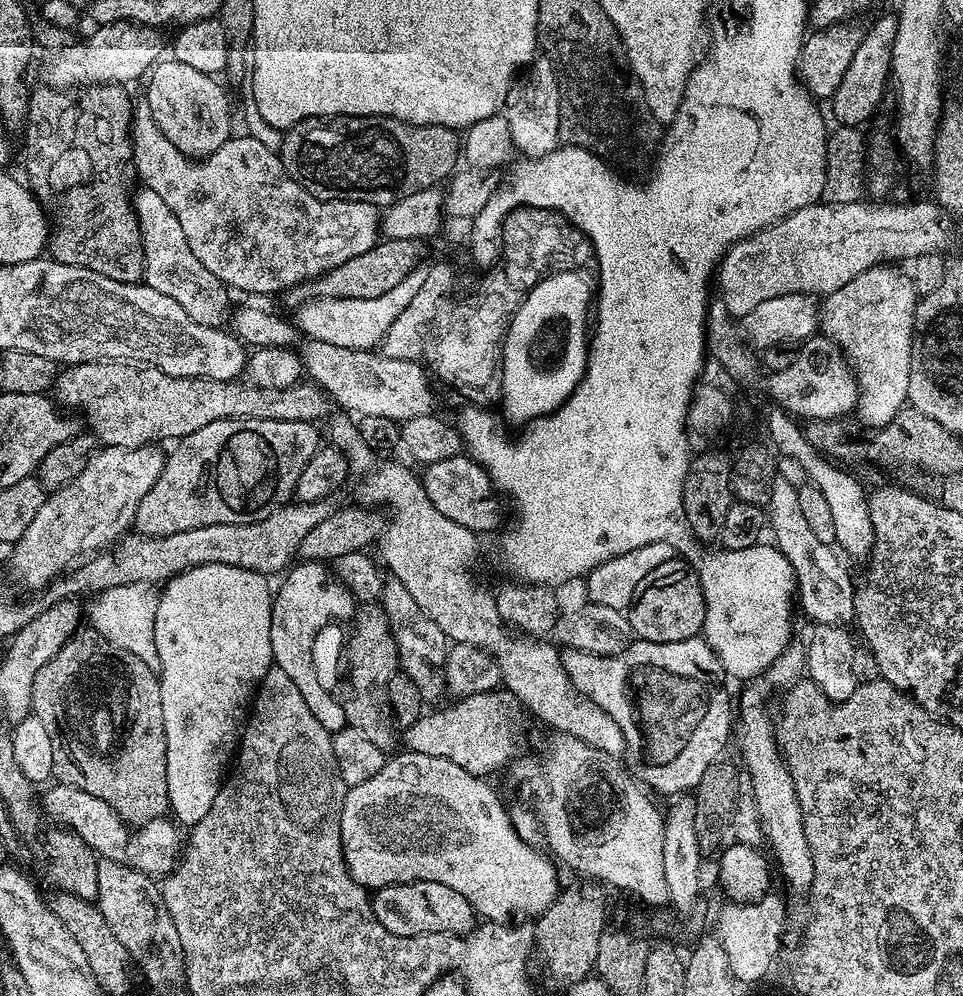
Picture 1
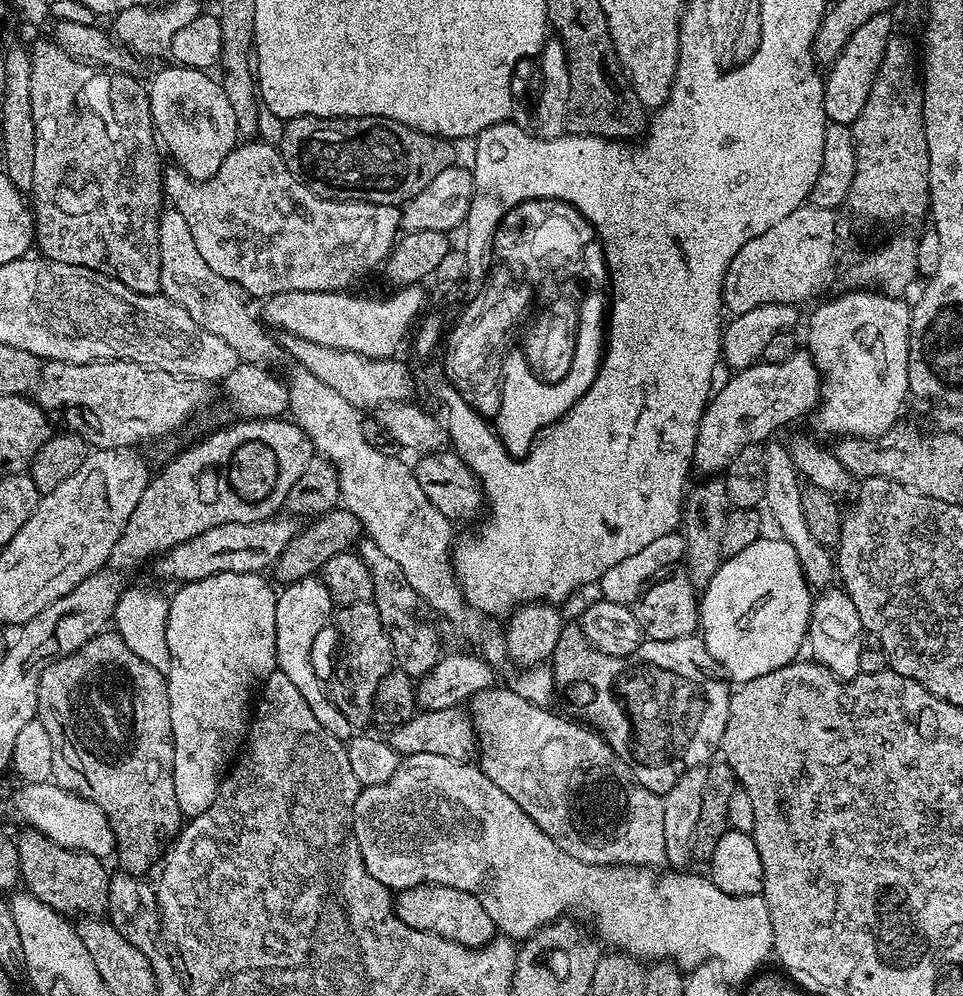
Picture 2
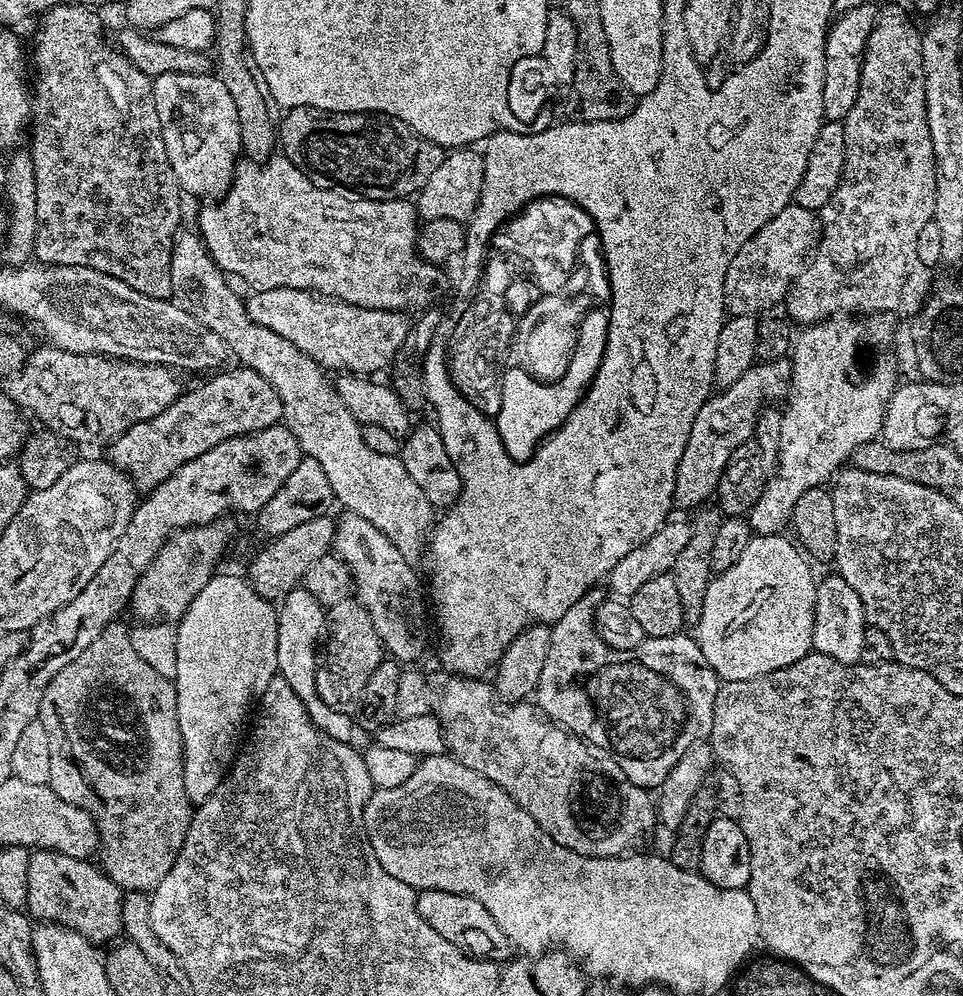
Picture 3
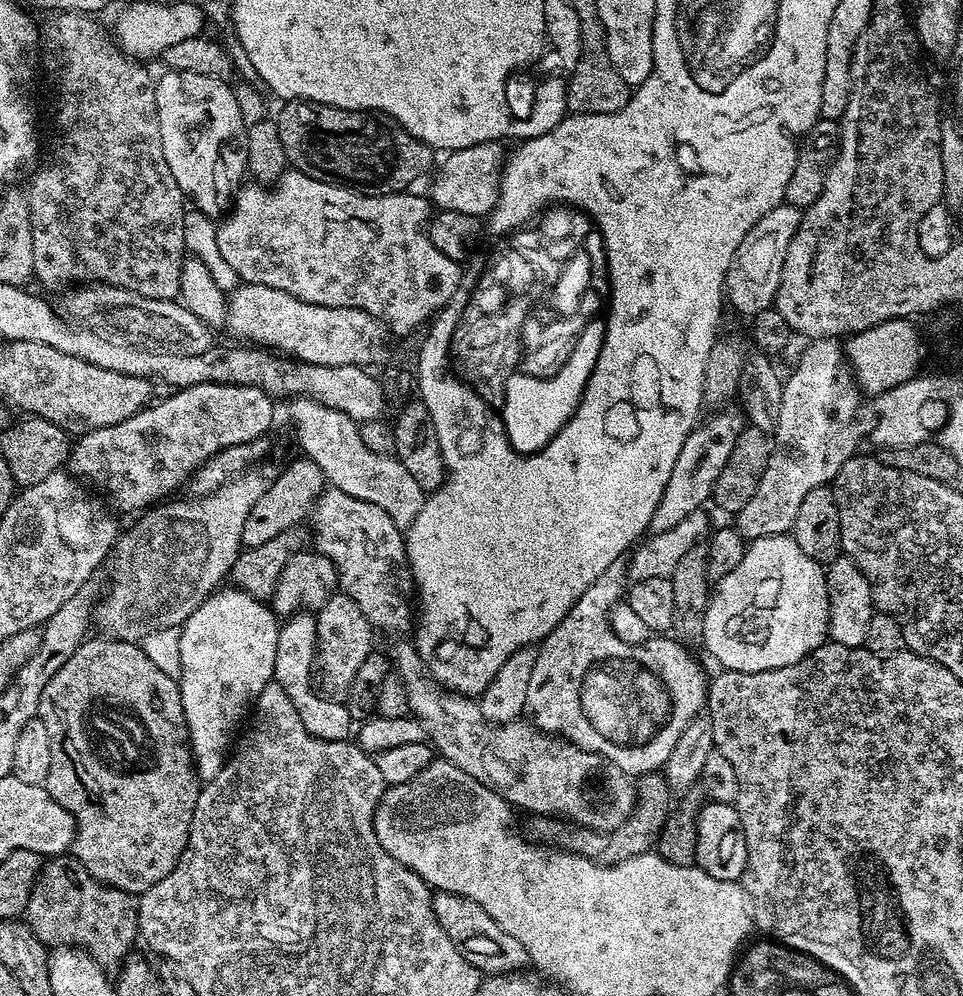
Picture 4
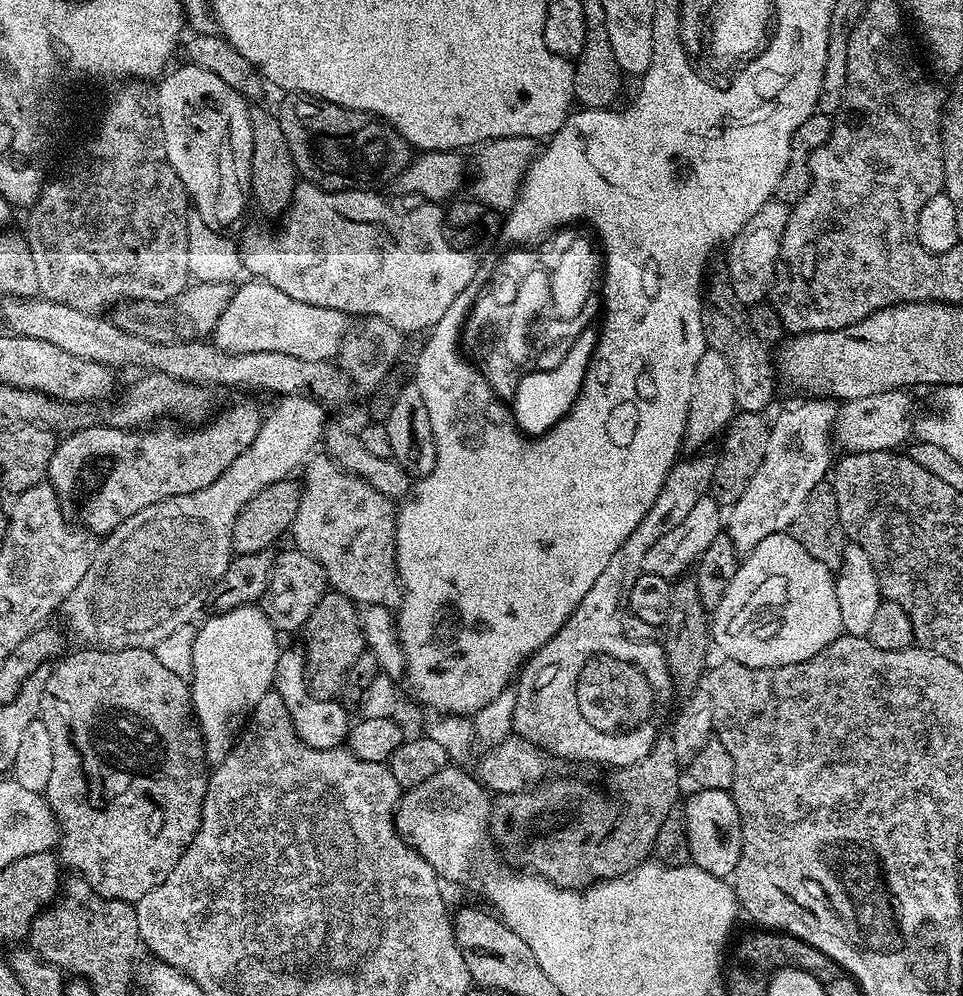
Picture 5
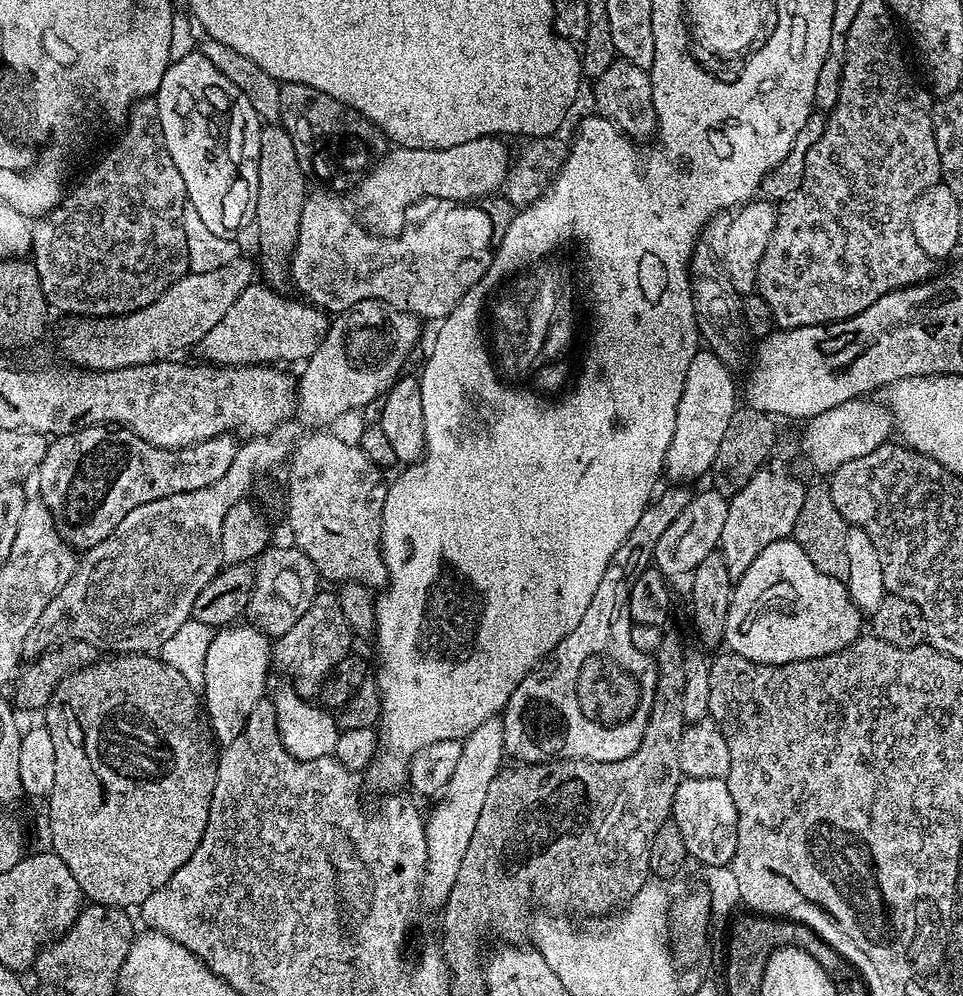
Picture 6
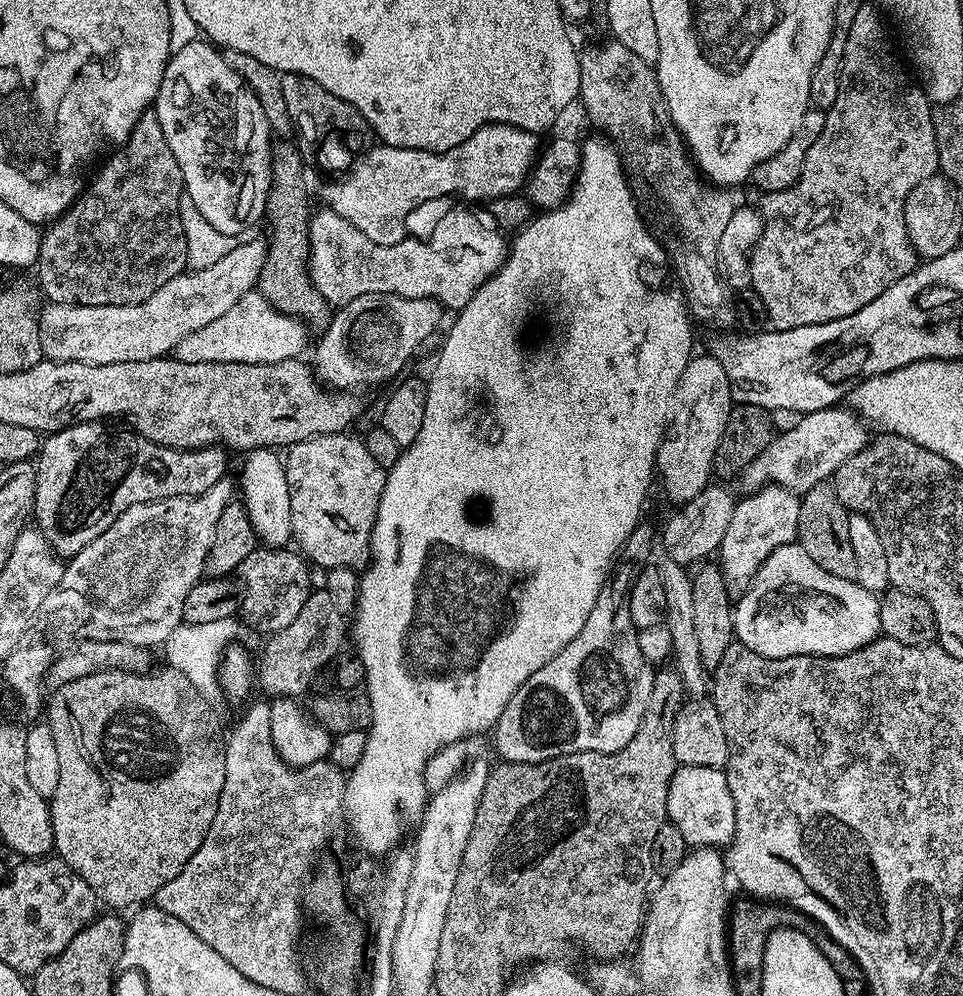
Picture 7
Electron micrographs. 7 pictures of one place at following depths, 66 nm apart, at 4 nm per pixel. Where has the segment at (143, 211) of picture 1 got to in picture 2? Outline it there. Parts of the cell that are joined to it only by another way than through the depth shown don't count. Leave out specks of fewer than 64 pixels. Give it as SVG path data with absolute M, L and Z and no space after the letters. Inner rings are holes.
M174 210L161 211L158 246L160 247L160 292L165 298L182 306L182 310L186 310L186 314L190 314L190 318L194 318L194 322L202 326L202 330L210 330L210 334L218 334L218 338L222 338L222 342L227 342L230 350L234 350L237 361L246 364L275 365L275 360L282 356L279 339L275 335L268 336L269 329L252 317L251 310L244 305L245 297L241 295L236 285L222 278L222 274L214 274L214 270L210 270L210 265L202 259L202 253L194 243L194 238L190 235L190 226L186 226L186 218L182 218L182 214Z

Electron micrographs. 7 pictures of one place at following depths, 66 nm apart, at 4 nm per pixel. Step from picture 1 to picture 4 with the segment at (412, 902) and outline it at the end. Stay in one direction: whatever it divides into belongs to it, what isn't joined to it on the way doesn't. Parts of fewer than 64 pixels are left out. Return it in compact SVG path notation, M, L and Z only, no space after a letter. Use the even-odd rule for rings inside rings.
M436 892L432 897L432 909L446 938L454 942L466 962L474 965L481 974L512 974L529 967L530 961L522 942L506 934L506 930L502 930L502 926L498 926L498 922L494 922L494 918L490 918L482 906L478 906L478 902L446 892Z

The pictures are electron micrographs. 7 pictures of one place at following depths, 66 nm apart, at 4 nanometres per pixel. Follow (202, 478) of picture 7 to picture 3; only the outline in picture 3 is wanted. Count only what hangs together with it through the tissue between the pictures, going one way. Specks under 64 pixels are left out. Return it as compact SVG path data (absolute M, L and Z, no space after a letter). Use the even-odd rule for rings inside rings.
M235 366L229 372L217 371L209 375L205 384L181 391L173 404L146 422L130 426L119 438L111 441L110 462L133 481L145 484L145 489L157 488L178 466L186 466L198 454L214 450L218 442L226 438L244 436L247 432L260 432L263 428L275 428L283 421L282 398L254 370Z

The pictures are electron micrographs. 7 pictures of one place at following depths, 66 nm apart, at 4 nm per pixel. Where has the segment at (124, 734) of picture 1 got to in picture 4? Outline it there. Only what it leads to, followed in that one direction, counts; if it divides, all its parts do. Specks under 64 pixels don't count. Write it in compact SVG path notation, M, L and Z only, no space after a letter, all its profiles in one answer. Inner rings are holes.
M85 639L70 654L66 666L42 690L38 718L50 738L50 774L46 787L50 798L69 812L76 823L71 855L98 882L139 894L162 882L178 866L178 858L186 850L202 782L192 763L192 745L188 742L177 677L162 674L139 643L92 639Z

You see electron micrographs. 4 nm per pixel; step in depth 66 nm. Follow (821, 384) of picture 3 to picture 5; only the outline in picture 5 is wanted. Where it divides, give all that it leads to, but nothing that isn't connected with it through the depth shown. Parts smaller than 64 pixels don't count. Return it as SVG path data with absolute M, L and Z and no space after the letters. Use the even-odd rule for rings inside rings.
M808 400L805 404L792 404L780 417L771 421L768 433L770 442L766 442L766 458L762 458L762 466L754 478L750 478L750 486L730 506L726 516L726 535L734 542L737 553L747 554L762 542L762 538L770 538L770 534L788 532L792 523L798 518L802 506L806 506L806 498L814 490L814 486L825 483L834 464L834 425L838 408L828 400Z

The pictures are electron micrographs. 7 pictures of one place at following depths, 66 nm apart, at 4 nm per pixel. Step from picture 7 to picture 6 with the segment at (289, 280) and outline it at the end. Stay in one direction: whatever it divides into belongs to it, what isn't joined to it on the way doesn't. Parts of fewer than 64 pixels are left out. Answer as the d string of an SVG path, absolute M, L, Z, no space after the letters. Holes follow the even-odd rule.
M268 122L261 127L260 130L260 157L258 158L258 198L256 199L256 215L254 217L254 225L256 224L256 232L260 235L260 252L264 255L264 276L263 279L267 281L273 289L283 289L283 284L286 285L290 280L290 257L296 251L296 243L298 242L298 234L300 233L300 219L302 218L302 206L306 199L306 191L304 192L304 176L306 177L306 169L300 165L298 154L294 150L294 142L290 138L290 134L280 122Z

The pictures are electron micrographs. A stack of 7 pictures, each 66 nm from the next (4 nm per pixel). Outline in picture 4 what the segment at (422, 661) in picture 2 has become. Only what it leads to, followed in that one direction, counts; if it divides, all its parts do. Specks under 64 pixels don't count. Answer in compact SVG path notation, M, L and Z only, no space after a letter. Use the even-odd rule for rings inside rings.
M331 486L325 487L324 492L316 500L310 517L310 540L314 543L315 551L320 552L330 562L334 562L338 577L338 588L341 593L354 602L366 614L373 629L384 632L408 632L414 628L414 585L412 571L408 568L408 555L404 549L405 533L397 527L388 514L370 502L362 502L350 494Z

